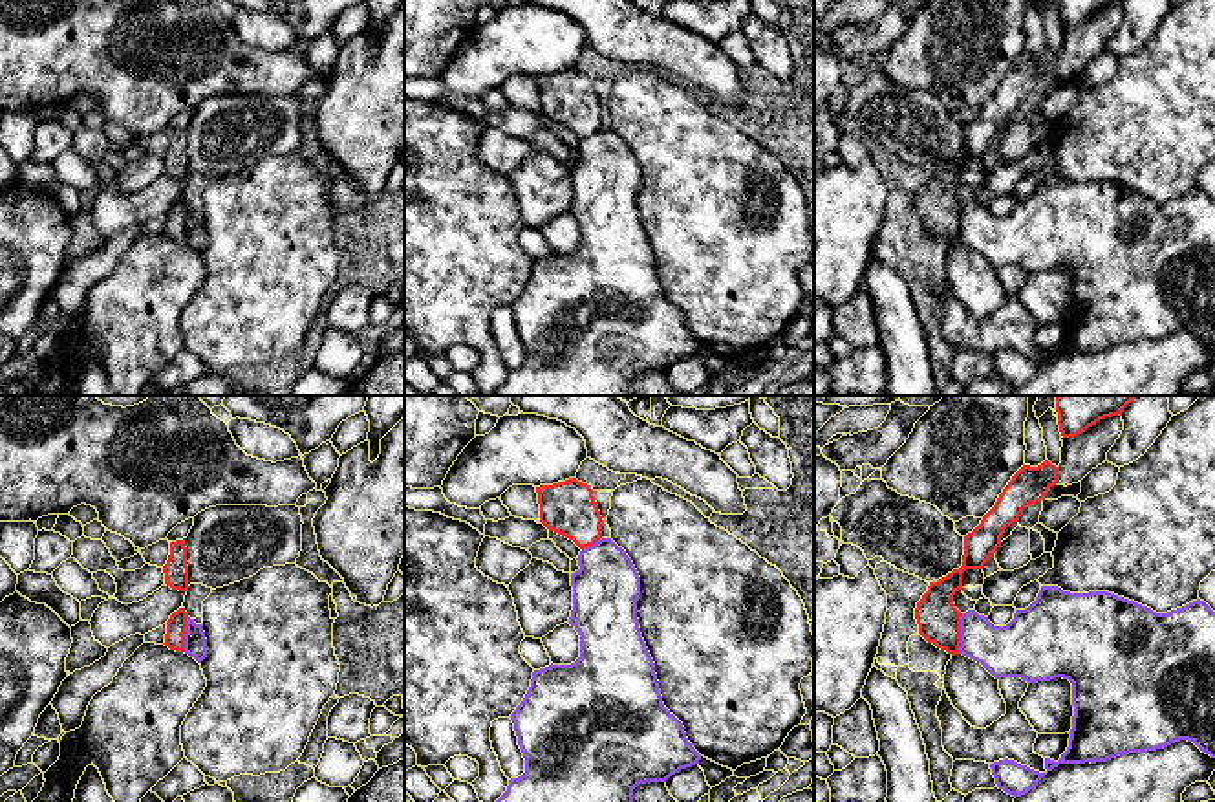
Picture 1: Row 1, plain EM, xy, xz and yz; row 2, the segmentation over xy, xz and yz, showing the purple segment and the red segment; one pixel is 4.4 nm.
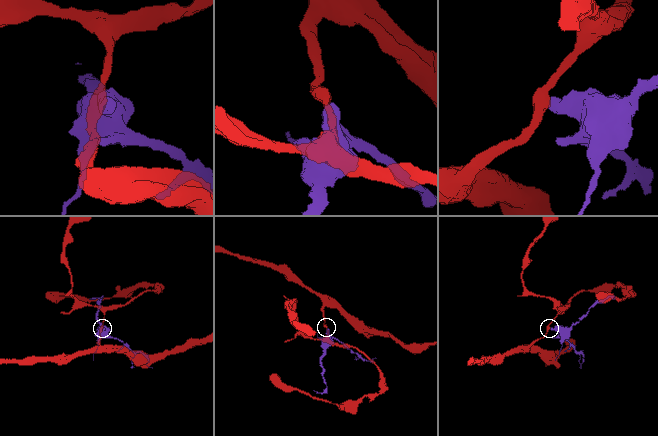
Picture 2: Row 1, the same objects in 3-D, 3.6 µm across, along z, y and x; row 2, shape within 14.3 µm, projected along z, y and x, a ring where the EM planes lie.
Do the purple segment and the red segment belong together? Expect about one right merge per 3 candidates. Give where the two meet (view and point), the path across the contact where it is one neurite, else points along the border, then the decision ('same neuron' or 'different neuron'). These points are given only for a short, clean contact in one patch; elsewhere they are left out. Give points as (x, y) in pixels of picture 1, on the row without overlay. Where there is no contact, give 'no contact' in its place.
yz (961, 224) | along yz (963, 204), (957, 242) | different neuron

